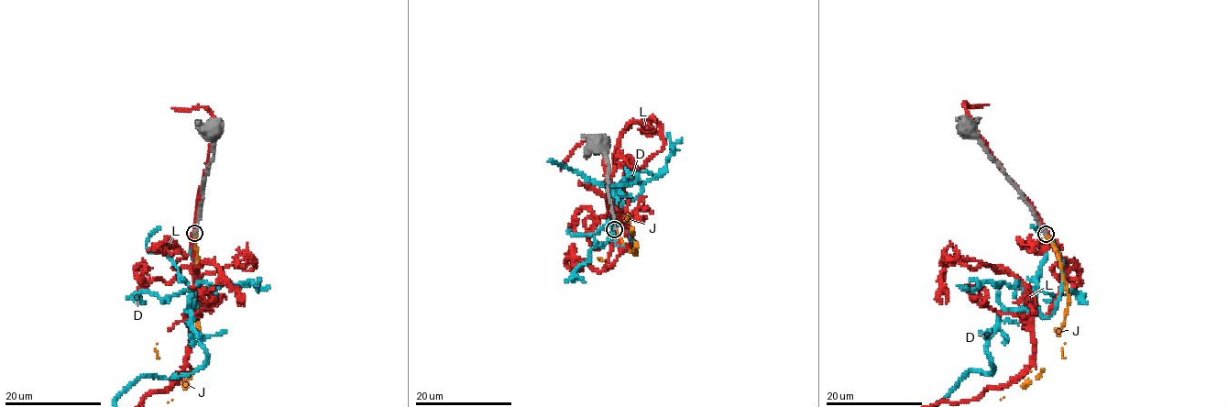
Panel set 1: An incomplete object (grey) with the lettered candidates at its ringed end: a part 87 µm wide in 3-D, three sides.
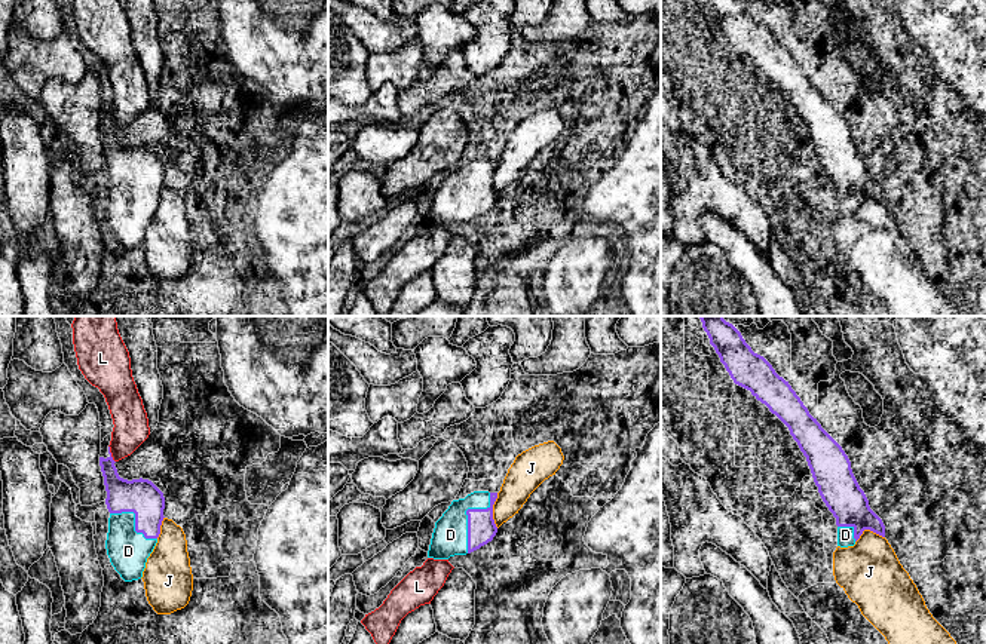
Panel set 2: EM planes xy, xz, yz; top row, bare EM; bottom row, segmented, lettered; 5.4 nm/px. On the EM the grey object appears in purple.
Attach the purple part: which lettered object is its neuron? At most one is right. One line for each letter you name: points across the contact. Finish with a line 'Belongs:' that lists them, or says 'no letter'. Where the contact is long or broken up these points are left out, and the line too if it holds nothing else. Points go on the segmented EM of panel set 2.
D: Path across: xz (481, 528), (467, 514), (450, 534)
Belongs: D

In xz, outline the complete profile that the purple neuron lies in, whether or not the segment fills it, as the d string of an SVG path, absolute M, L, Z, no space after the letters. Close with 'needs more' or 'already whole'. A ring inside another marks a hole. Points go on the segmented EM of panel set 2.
M474 491L465 499L453 500L435 522L428 558L466 555L492 542L497 533L493 519L496 499L497 493Z | needs more

